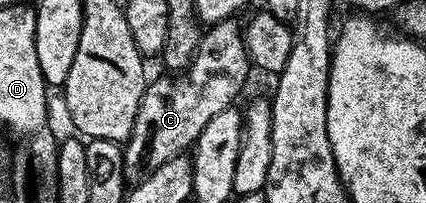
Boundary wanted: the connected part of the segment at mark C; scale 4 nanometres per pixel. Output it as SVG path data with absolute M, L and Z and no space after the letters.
M229 19L220 21L211 26L201 36L200 46L194 55L194 59L188 64L188 68L179 75L164 75L156 82L145 84L144 94L138 107L138 115L134 119L134 131L128 136L124 150L124 179L129 186L139 185L145 181L162 163L170 159L187 154L193 148L202 135L202 127L218 115L218 111L226 111L233 108L236 96L244 89L244 80L248 77L250 62L248 60L248 49L244 45L244 35L241 26L235 25L236 21Z

